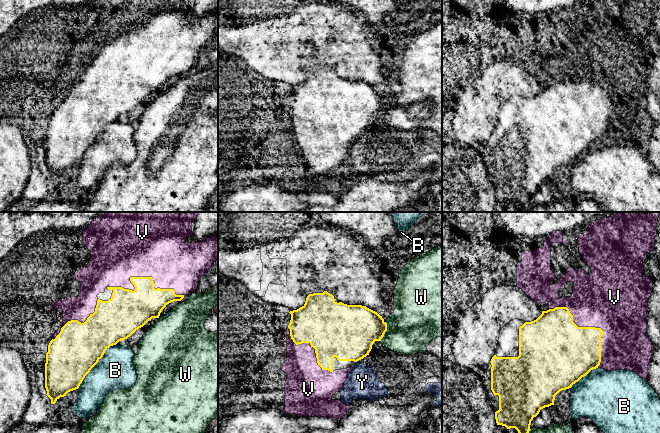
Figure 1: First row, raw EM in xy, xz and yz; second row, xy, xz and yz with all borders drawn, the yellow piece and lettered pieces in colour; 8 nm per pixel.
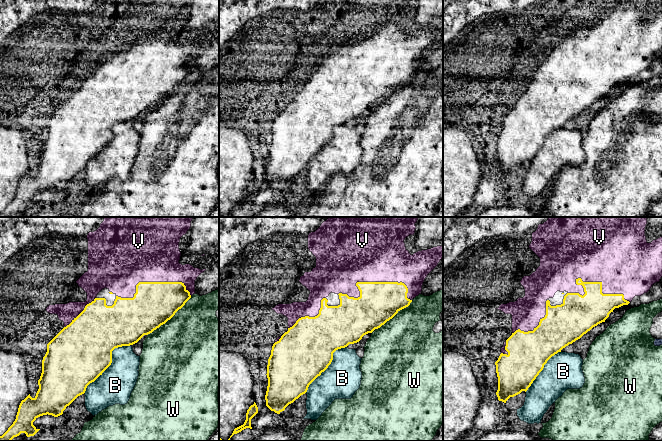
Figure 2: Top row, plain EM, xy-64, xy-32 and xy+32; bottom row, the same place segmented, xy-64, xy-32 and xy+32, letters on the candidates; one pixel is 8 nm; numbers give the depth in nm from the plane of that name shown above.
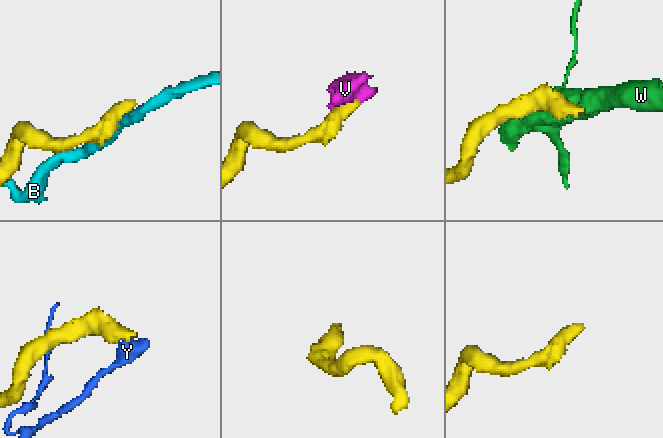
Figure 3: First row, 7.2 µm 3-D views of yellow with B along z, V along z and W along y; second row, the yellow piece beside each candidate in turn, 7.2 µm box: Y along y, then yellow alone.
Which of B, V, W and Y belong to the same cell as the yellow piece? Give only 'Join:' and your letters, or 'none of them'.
Join: V

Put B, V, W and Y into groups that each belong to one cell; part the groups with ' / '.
B / V / W / Y

